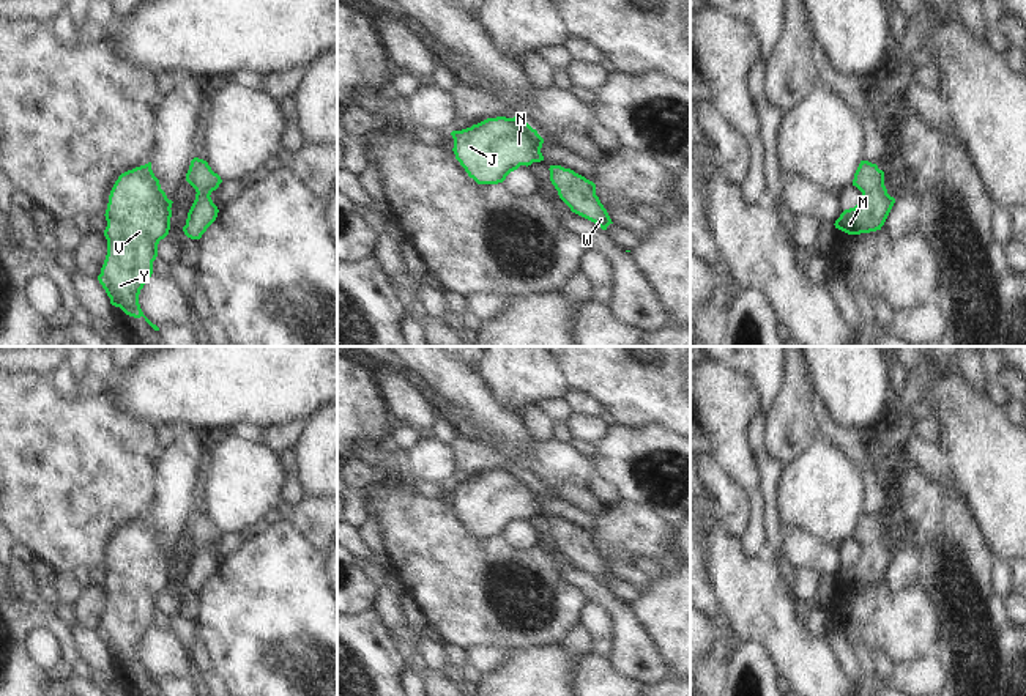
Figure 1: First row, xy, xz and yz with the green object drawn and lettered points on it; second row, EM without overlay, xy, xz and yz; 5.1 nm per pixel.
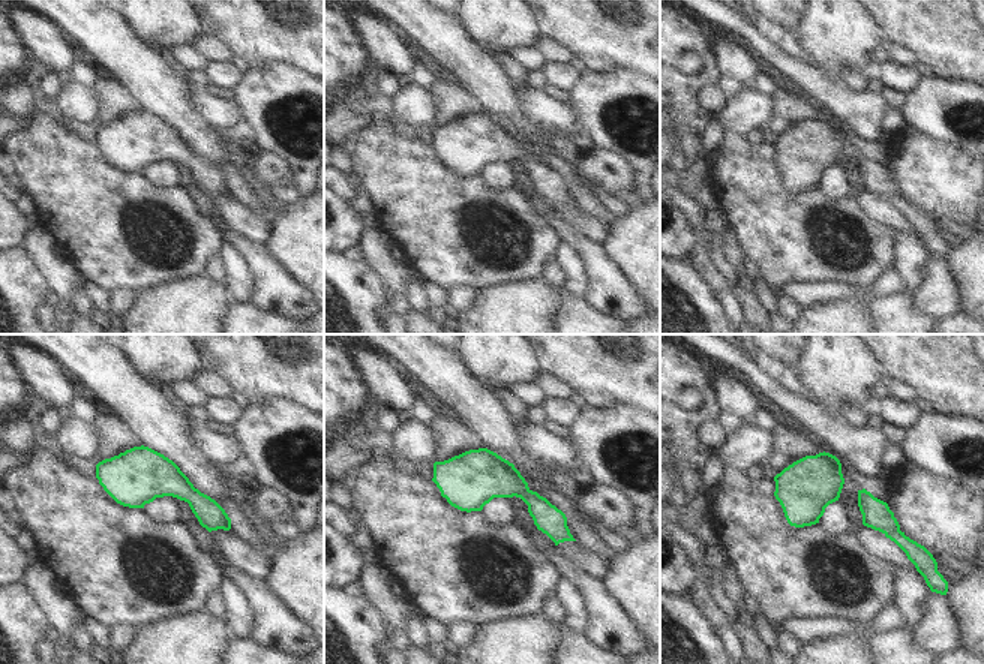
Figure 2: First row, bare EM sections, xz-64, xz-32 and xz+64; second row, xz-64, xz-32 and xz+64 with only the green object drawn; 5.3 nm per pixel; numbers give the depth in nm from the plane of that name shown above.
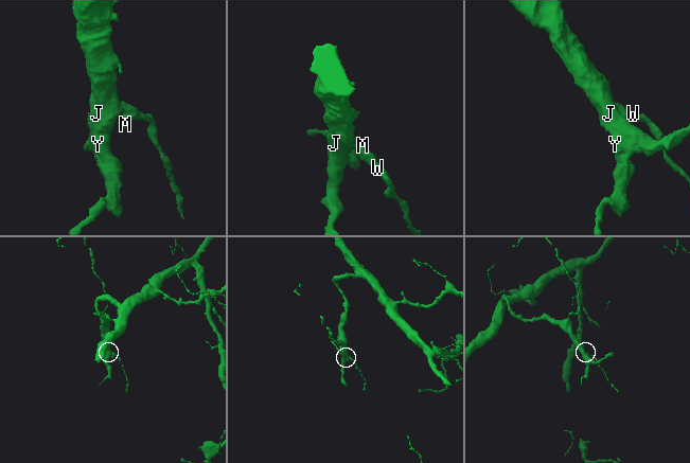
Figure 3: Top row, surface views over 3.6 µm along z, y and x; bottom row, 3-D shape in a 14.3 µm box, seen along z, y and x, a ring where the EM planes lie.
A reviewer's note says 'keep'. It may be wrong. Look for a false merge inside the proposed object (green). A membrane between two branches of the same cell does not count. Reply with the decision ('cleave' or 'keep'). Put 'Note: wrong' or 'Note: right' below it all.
keep
Note: right

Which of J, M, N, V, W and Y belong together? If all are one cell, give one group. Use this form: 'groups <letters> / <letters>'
groups J M N V W Y

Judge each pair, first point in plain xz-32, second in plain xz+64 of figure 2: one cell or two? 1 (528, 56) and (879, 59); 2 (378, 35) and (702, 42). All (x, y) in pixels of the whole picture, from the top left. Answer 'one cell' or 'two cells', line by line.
1: one cell
2: two cells

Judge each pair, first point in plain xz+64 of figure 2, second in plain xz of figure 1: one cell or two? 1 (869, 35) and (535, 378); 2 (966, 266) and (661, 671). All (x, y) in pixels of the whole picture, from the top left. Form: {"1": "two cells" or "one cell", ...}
{"1": "one cell", "2": "two cells"}

